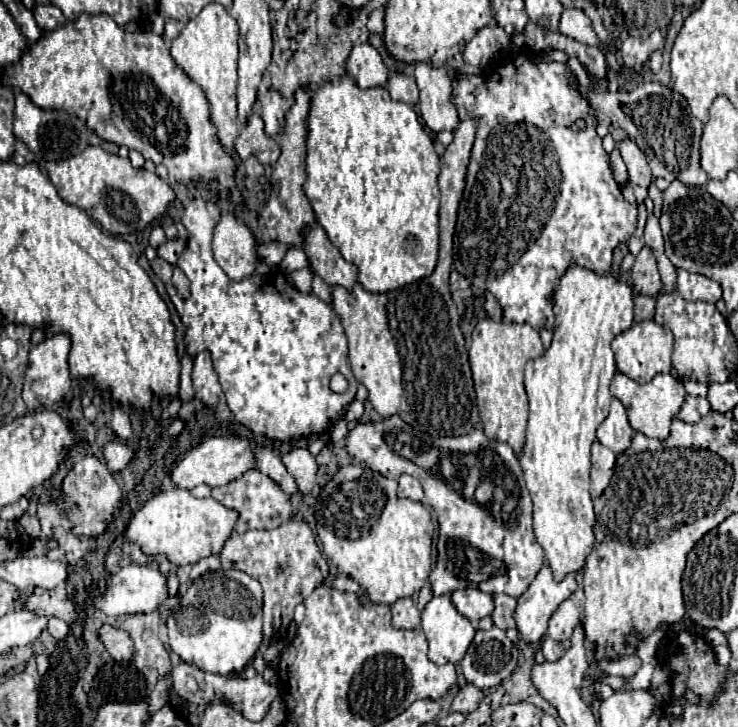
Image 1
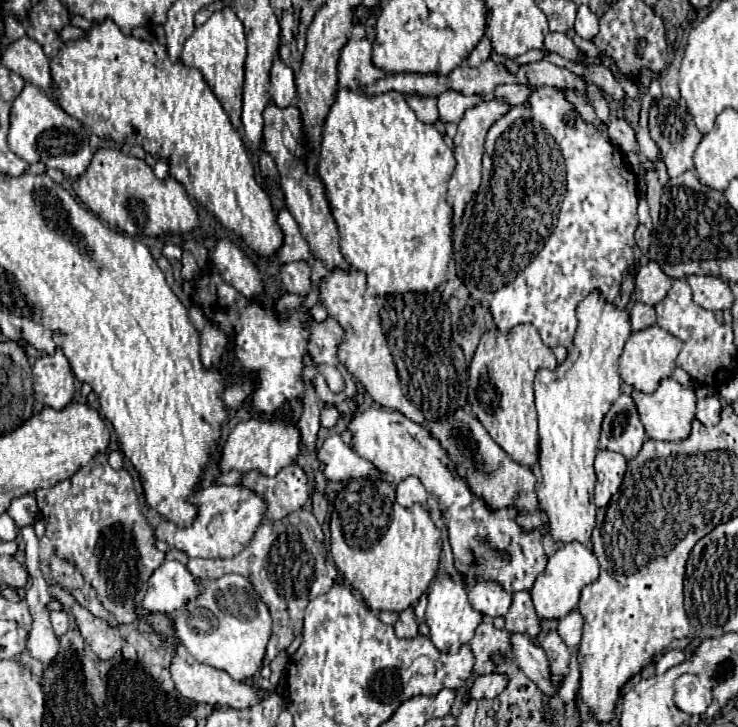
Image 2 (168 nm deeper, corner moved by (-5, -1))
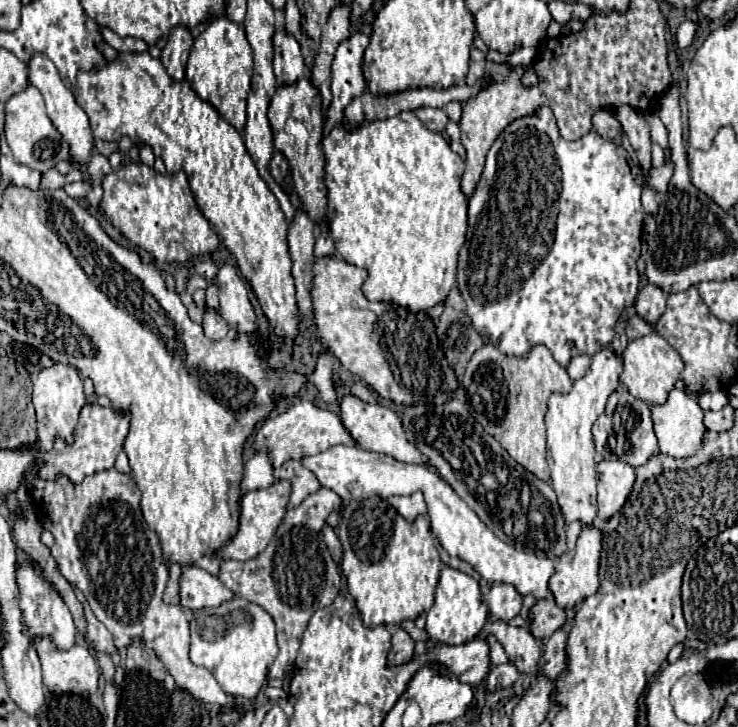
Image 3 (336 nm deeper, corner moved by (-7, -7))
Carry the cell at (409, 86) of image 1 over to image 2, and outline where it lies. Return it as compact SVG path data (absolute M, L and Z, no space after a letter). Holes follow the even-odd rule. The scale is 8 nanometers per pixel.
M406 96L406 102L422 122L434 124L438 120L438 106L436 106L434 98L430 98L430 96Z

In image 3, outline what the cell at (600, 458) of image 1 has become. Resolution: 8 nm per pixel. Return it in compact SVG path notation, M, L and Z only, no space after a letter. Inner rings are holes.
M602 460L596 466L598 472L598 518L608 520L626 502L632 484L634 468L622 464L622 460Z

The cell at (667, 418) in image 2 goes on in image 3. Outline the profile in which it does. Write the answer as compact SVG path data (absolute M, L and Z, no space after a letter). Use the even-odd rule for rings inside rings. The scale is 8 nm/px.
M672 390L668 400L664 404L654 404L650 406L652 420L654 420L654 432L658 438L658 446L662 454L674 456L674 458L686 458L692 456L700 448L700 440L704 434L704 424L702 424L702 408L698 406L696 398L688 396L682 390Z

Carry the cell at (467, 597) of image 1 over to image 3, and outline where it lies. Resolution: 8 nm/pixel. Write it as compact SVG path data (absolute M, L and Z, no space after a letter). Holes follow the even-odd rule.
M494 584L490 592L482 596L482 602L488 606L488 612L498 620L512 620L522 608L522 596L510 584Z

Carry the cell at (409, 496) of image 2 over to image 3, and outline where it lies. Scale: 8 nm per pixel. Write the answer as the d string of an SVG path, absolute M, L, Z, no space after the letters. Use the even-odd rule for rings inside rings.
M414 492L410 496L392 496L388 498L388 502L408 520L412 522L416 516L420 514L426 514L426 502L424 502L424 496L422 492Z

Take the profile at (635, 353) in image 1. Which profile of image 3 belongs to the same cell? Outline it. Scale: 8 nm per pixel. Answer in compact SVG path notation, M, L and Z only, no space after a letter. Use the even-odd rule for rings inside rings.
M650 332L648 336L632 340L626 346L622 360L624 360L624 372L620 376L622 384L628 388L632 396L638 396L646 404L664 404L668 398L668 392L674 388L684 368L680 354L658 332Z

